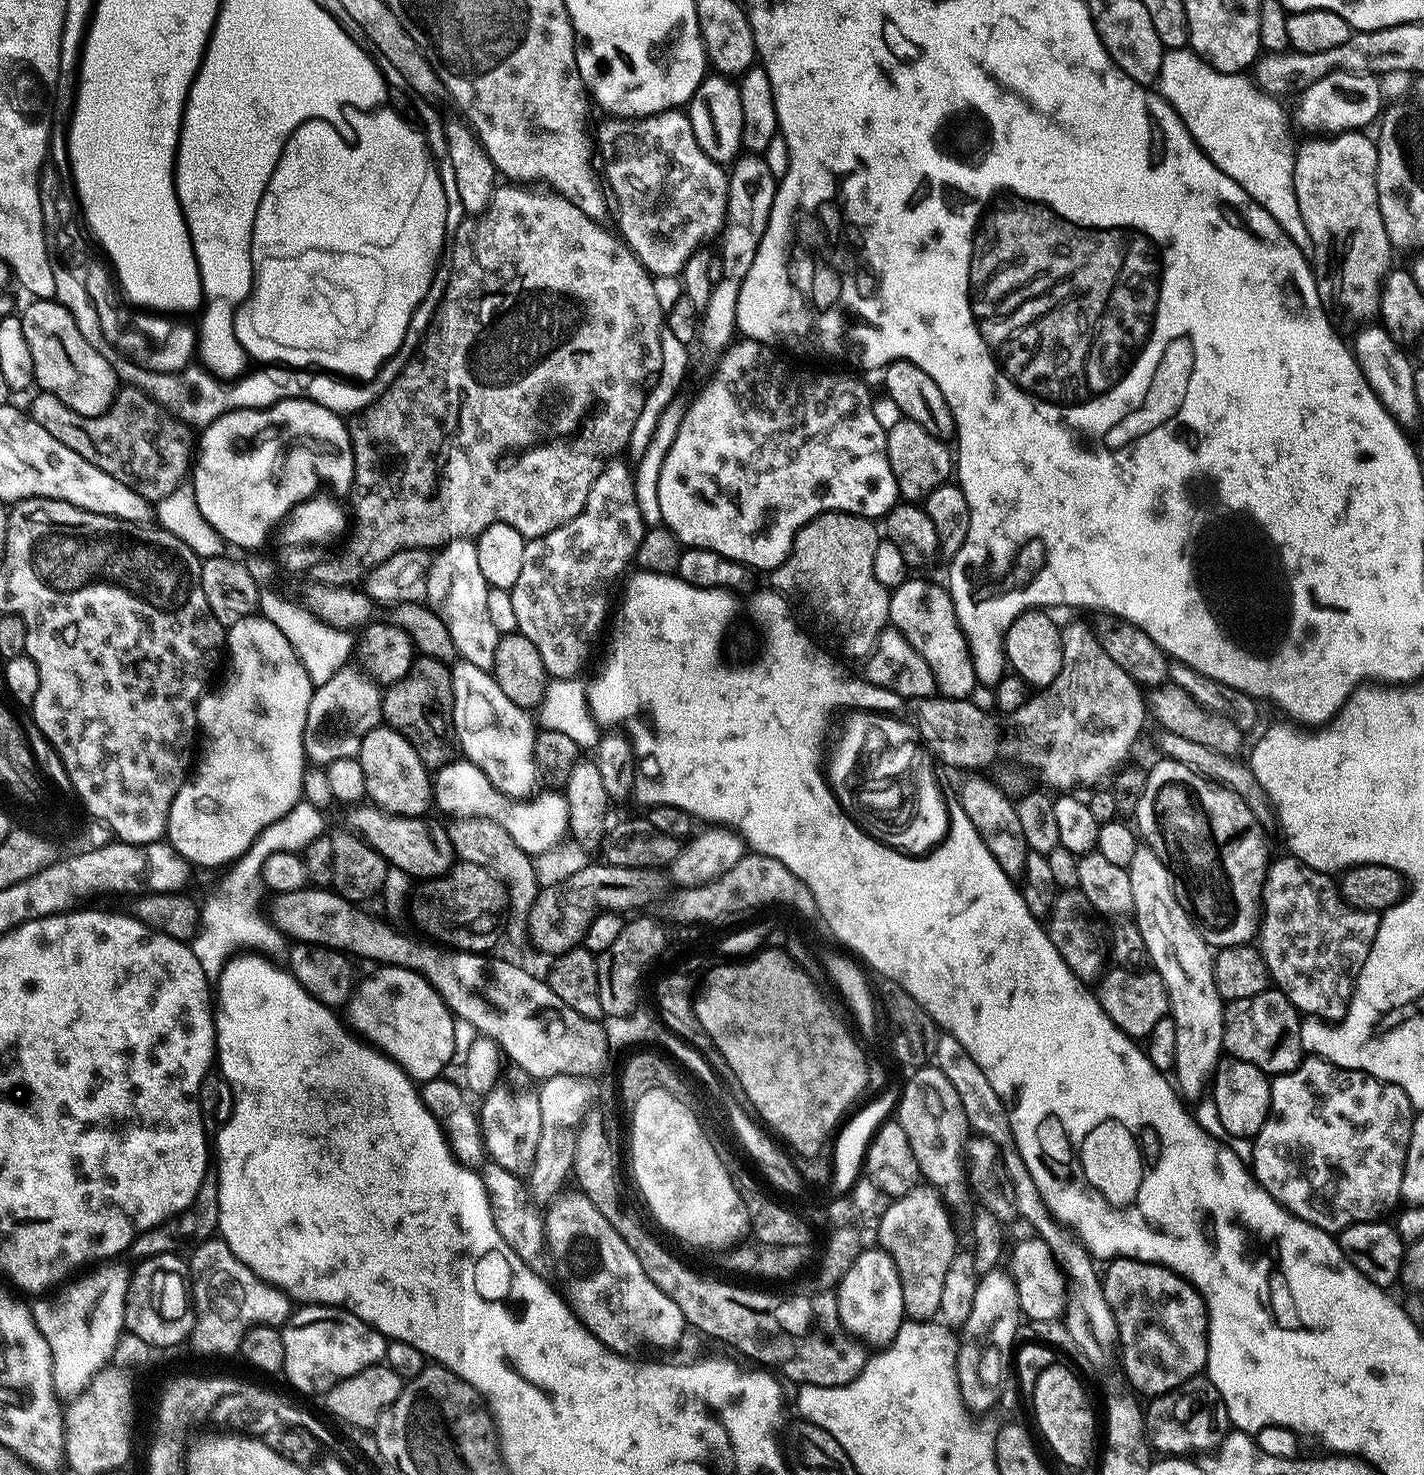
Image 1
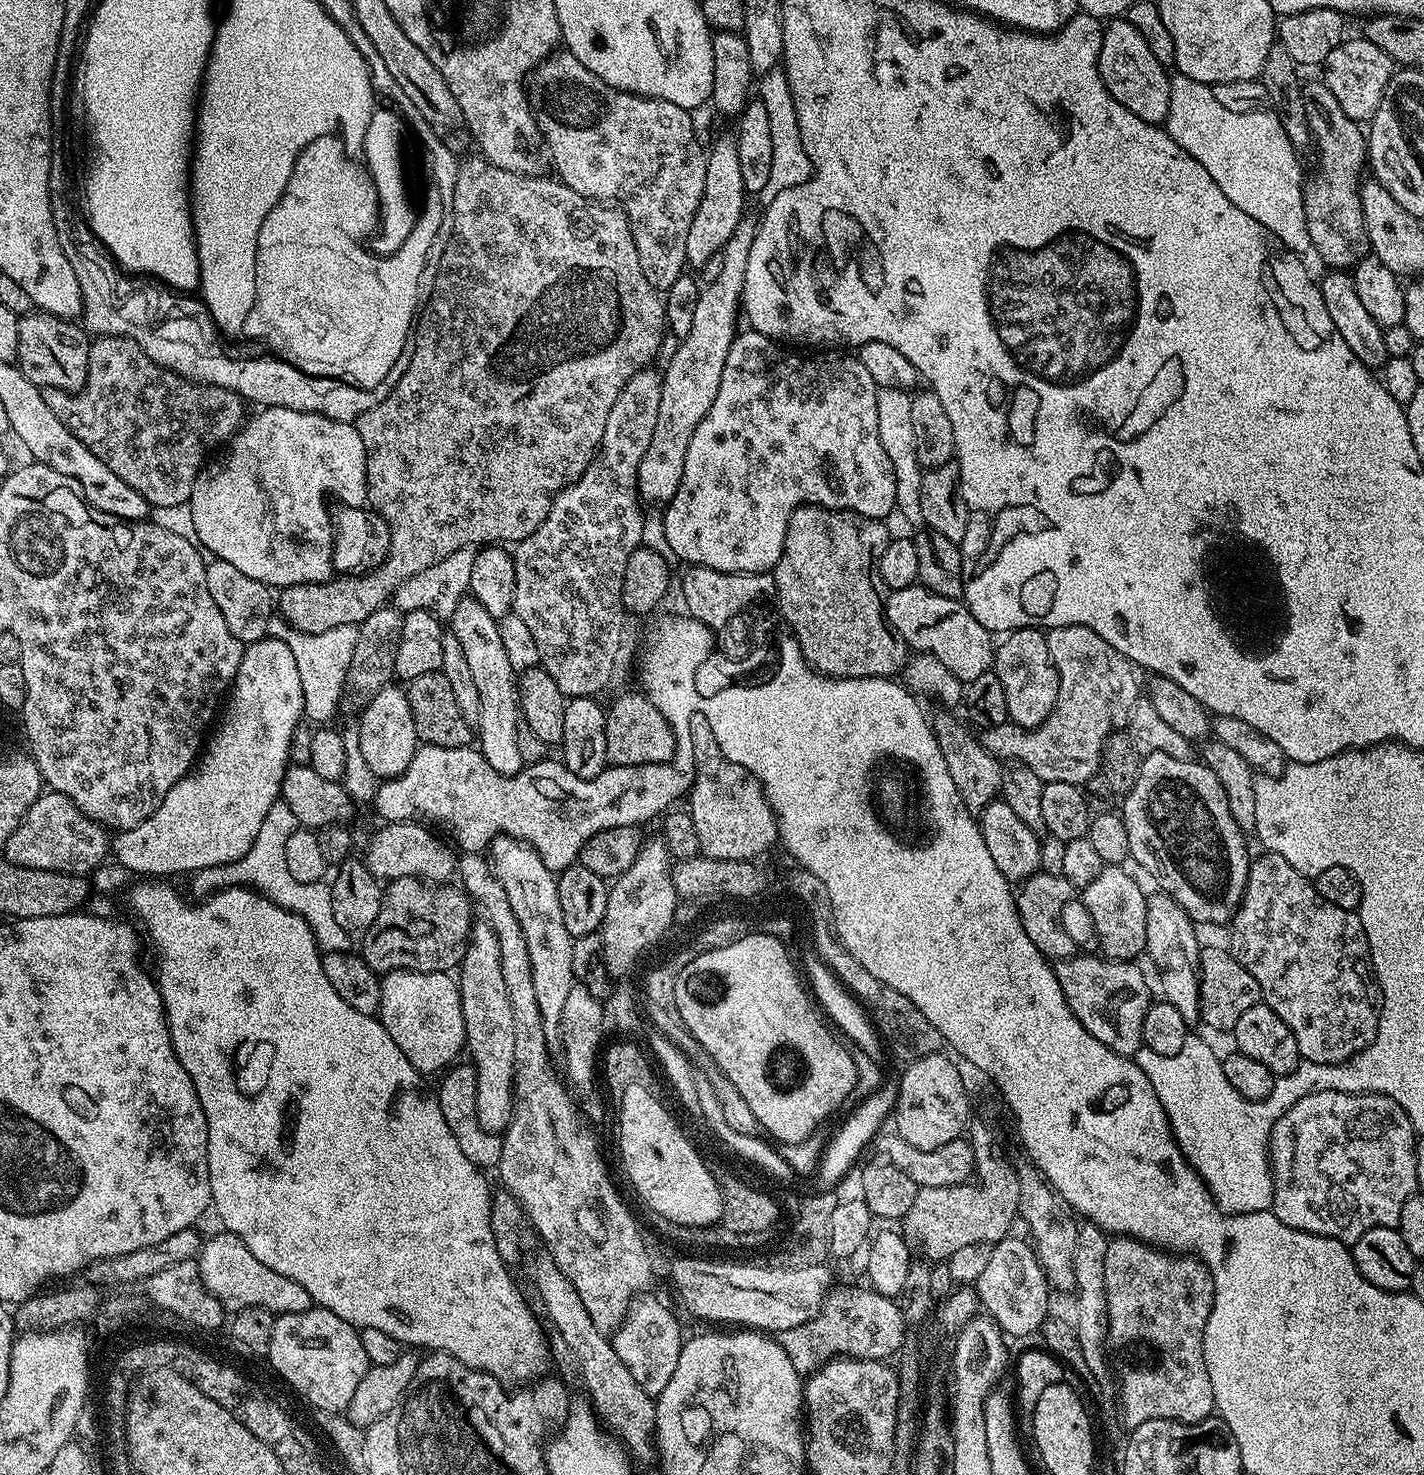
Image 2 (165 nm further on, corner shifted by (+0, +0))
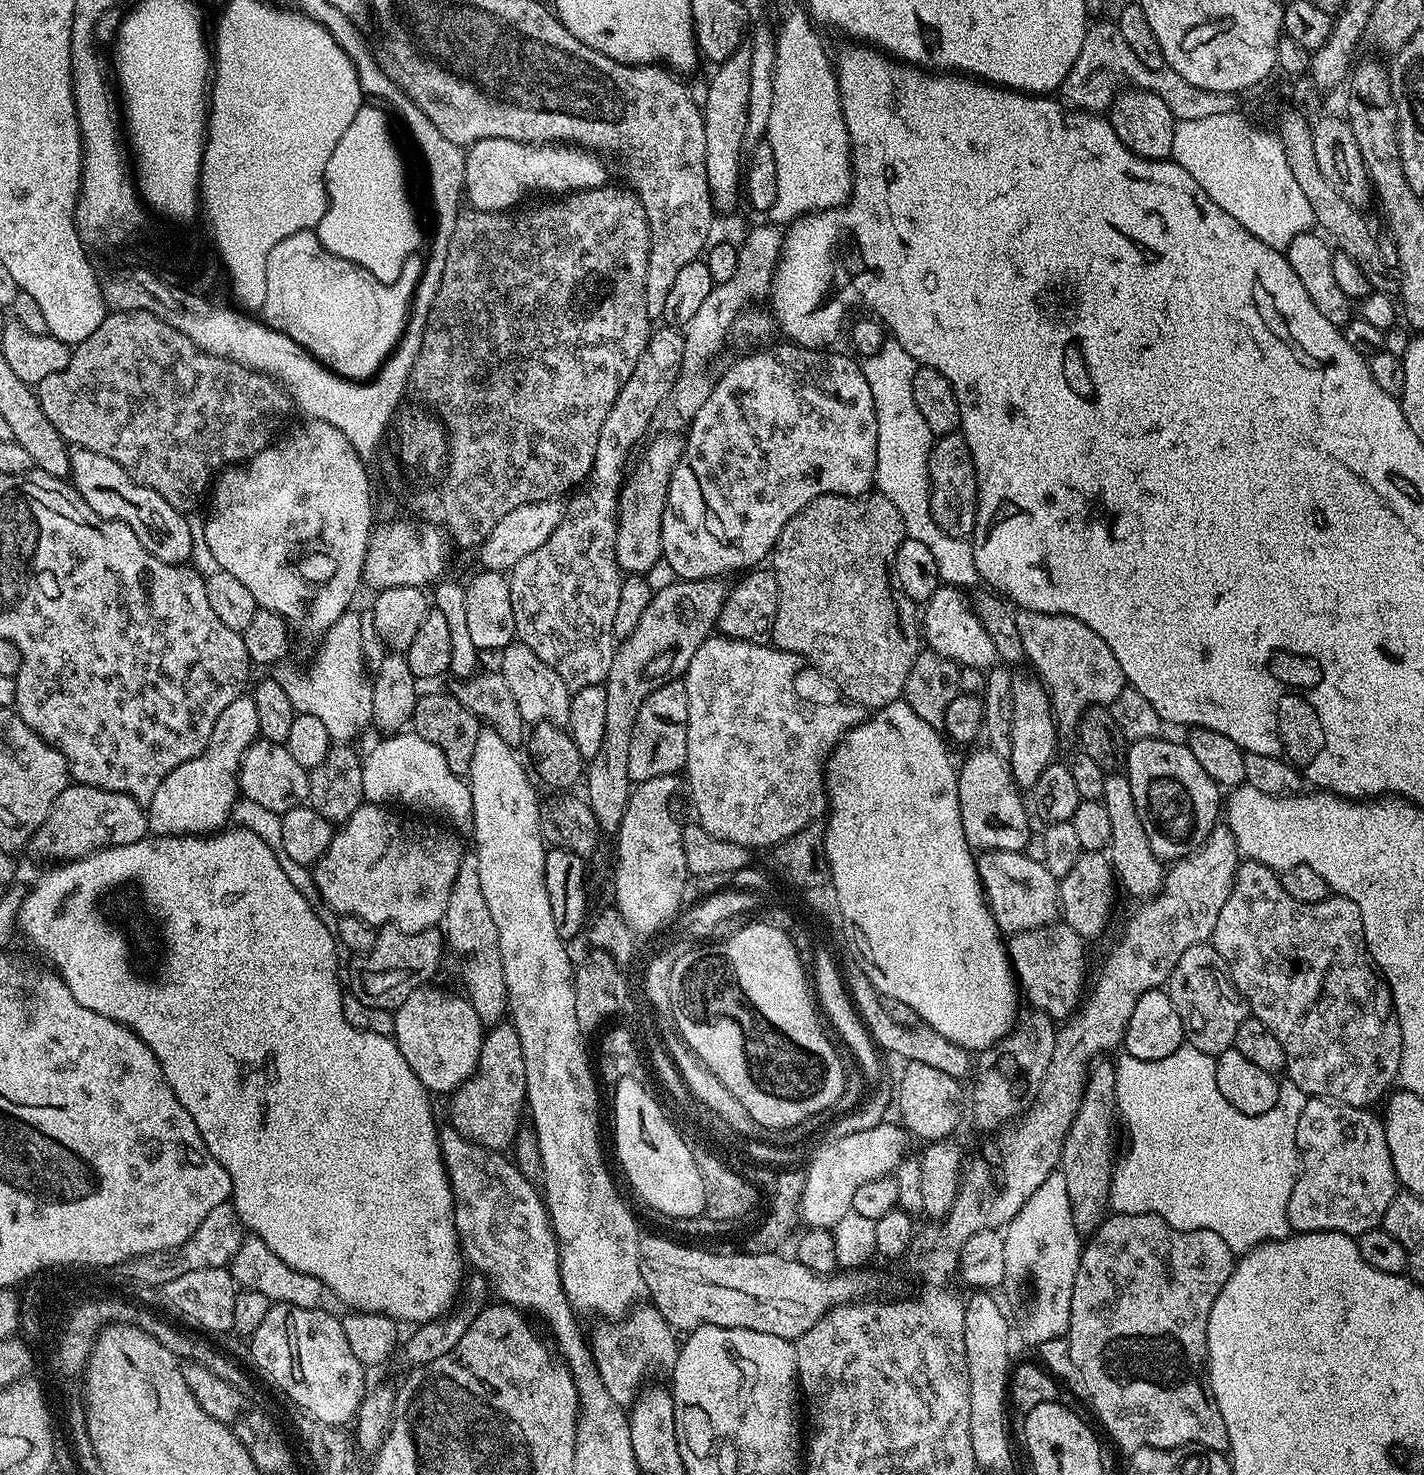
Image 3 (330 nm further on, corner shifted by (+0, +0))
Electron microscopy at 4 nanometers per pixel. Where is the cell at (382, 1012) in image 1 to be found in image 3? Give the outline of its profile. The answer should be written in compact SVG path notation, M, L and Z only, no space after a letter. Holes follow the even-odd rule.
M432 987L415 988L406 998L406 1002L402 1002L402 1006L395 1009L396 1034L394 1039L398 1050L402 1050L402 1058L410 1062L410 1070L418 1074L422 1086L428 1089L429 1093L451 1094L475 1072L482 1050L482 1042L486 1035L486 1025L478 1018L478 1014L474 1014L474 1006L463 995L455 996L452 992L443 992L440 988Z

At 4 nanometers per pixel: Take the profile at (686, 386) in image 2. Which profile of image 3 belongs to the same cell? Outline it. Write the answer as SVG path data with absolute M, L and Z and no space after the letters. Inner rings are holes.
M660 434L656 436L657 440L652 441L648 450L645 452L644 457L641 458L640 462L635 463L634 471L627 477L626 483L620 490L620 510L618 513L618 538L616 539L616 561L620 567L621 573L624 574L646 574L654 566L654 562L658 562L662 559L662 553L664 547L662 546L662 518L666 514L666 509L669 507L670 501L668 498L668 491L672 485L672 475L676 469L676 463L680 461L680 455L684 453L684 445L686 443L685 437L680 434Z

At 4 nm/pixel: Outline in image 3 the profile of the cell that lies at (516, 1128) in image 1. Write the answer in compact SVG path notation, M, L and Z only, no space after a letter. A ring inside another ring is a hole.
M465 854L460 859L454 886L450 886L450 902L446 902L442 931L447 947L464 956L464 984L468 987L466 998L474 1006L474 1014L478 1014L485 1025L501 1023L508 1012L508 991L498 946L498 926L494 926L494 918L490 918L490 906L486 906L486 898L482 895L478 858L474 854Z

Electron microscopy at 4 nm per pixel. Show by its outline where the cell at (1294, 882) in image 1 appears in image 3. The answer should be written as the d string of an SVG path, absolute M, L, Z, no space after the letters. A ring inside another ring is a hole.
M1248 860L1241 863L1236 869L1232 889L1229 897L1226 898L1225 905L1222 906L1221 913L1218 914L1217 925L1214 926L1210 939L1214 950L1218 950L1218 954L1228 965L1228 972L1232 976L1232 985L1244 997L1251 1015L1263 1022L1266 1030L1270 1030L1270 1034L1274 1034L1274 1038L1278 1038L1278 1042L1282 1042L1287 1079L1292 1080L1294 1086L1302 1089L1304 1095L1309 1098L1339 1100L1340 1103L1349 1104L1355 1108L1368 1108L1380 1095L1383 1097L1389 1091L1388 1083L1399 1077L1400 1059L1402 1058L1400 1023L1396 1021L1396 1013L1391 999L1373 1000L1372 998L1380 992L1383 993L1384 984L1368 955L1368 947L1364 945L1364 934L1362 914L1358 910L1358 906L1347 900L1345 896L1333 895L1317 904L1298 902L1294 898L1290 898L1290 894L1286 894L1286 890L1282 890L1279 875L1273 869L1267 868L1265 864L1259 864L1256 860Z

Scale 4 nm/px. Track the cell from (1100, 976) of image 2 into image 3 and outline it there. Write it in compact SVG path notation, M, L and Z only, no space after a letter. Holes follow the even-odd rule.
M1051 927L1014 932L1007 937L1008 960L1023 999L1033 1009L1048 1013L1053 1021L1060 1022L1071 1017L1082 982L1084 980L1085 937L1071 930L1052 932Z

